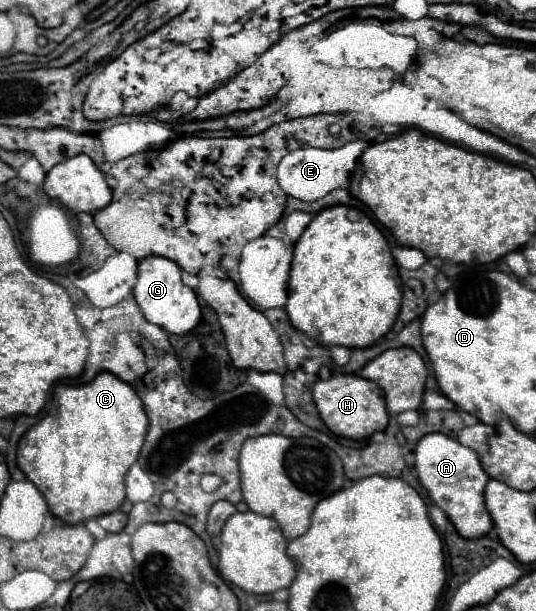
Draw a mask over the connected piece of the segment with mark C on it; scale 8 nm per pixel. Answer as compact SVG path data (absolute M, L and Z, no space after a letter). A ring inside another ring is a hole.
M101 371L89 385L55 385L51 409L29 429L18 445L17 463L29 481L35 481L47 497L49 511L63 523L85 523L103 513L117 511L125 499L125 473L137 461L149 431L143 401L135 389L109 371Z

